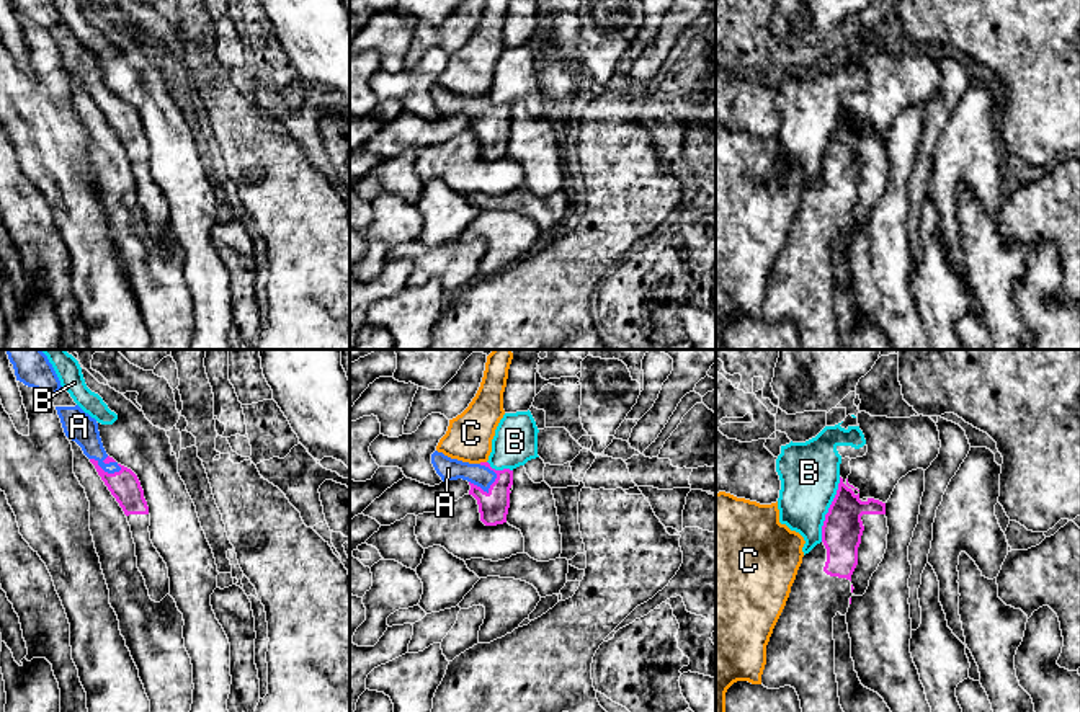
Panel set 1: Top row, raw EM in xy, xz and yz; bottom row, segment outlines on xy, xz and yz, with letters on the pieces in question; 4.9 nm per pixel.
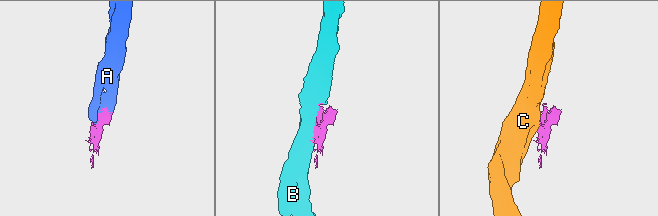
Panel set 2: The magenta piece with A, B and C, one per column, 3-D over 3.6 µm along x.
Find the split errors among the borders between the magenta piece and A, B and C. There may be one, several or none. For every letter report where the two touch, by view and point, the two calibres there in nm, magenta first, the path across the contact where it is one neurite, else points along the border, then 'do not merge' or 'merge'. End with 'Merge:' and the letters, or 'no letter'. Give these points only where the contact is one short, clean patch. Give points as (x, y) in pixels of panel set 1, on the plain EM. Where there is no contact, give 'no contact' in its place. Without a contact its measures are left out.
A: meets magenta in xy at (107, 106); 150 nm thick on the magenta side, 150 nm on the other; merge
B: meets magenta in yz at (829, 144); 200 nm thick on the magenta side, 300 nm on the other; do not merge
C: meets magenta in xz at (482, 97); 140 nm thick on the magenta side, 220 nm on the other; border along xz (486, 95), (479, 97); do not merge
Merge: A

